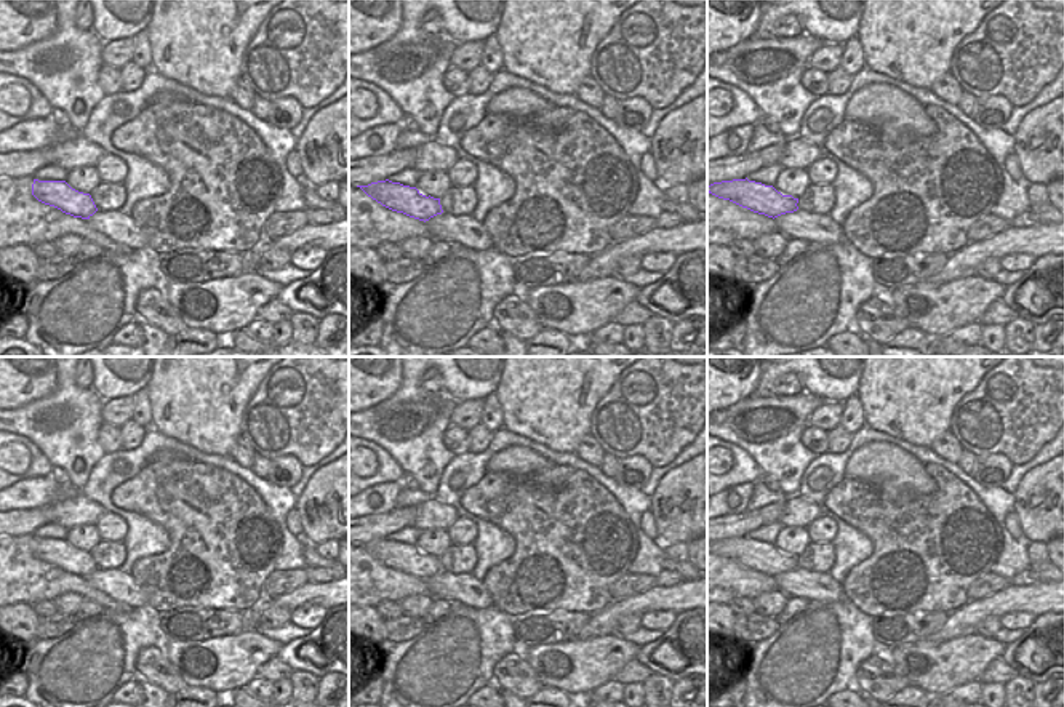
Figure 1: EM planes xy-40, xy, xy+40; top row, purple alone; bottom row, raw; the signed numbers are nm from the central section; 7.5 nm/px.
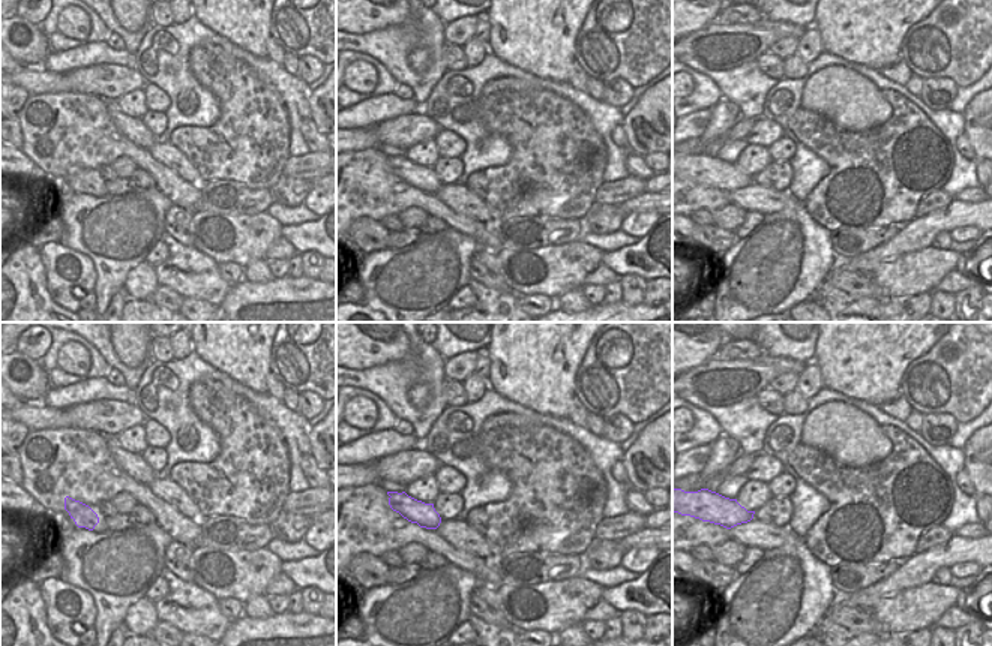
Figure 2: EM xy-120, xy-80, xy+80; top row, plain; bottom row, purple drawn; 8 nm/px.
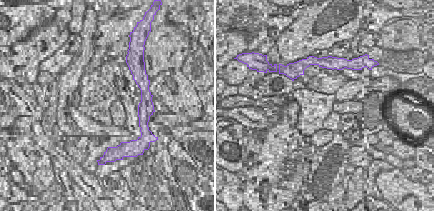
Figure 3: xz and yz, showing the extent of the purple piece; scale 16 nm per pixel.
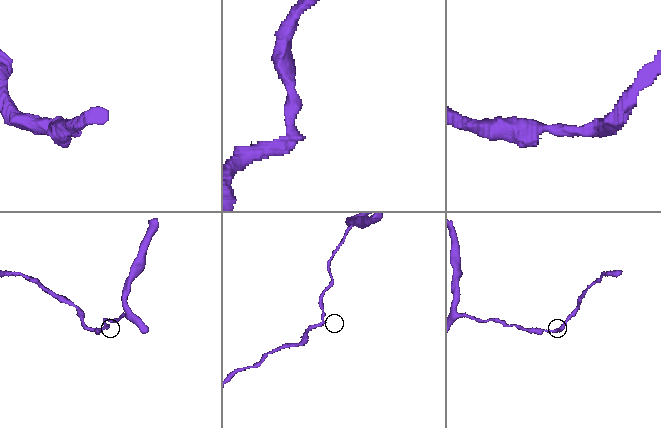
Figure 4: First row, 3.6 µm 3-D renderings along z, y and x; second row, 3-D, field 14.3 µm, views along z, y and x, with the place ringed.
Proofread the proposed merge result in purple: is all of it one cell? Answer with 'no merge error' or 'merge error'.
merge error

